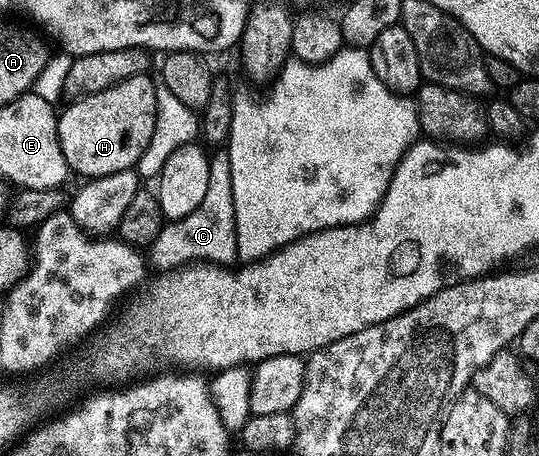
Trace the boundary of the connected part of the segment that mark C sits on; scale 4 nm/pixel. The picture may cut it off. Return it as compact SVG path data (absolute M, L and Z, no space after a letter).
M218 152L210 158L208 168L208 189L204 200L196 210L189 212L182 219L167 221L163 225L160 236L148 248L151 263L159 266L159 271L169 272L191 264L213 264L229 267L230 261L238 258L236 248L236 212L232 204L232 168L230 156L226 152Z

